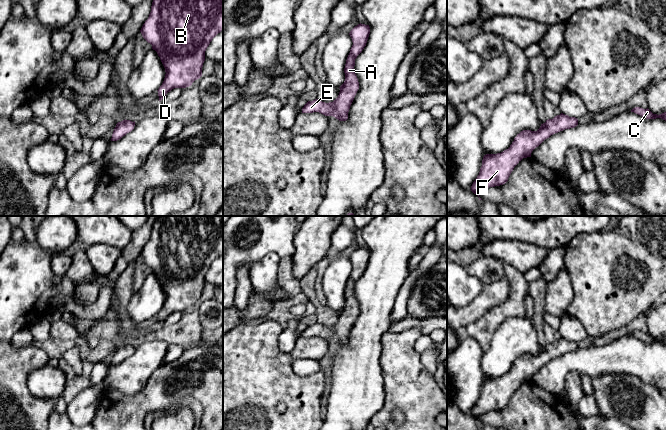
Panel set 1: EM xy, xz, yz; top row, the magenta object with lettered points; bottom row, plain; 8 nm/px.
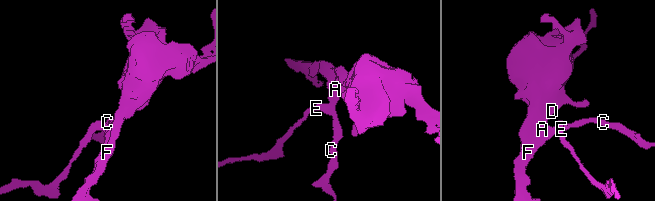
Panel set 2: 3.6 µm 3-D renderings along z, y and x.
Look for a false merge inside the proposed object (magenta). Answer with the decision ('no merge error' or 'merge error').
no merge error

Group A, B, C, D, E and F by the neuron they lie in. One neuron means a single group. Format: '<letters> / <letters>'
A B C D E F

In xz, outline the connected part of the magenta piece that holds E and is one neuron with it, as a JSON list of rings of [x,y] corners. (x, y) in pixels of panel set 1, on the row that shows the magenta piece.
[[[361,23],[355,26],[349,33],[353,45],[346,60],[344,68],[345,81],[339,87],[340,92],[338,97],[329,103],[322,102],[318,99],[308,101],[302,108],[302,113],[319,112],[325,116],[333,116],[339,121],[346,121],[348,119],[350,106],[359,89],[358,78],[354,70],[355,59],[366,46],[369,34],[369,25]]]

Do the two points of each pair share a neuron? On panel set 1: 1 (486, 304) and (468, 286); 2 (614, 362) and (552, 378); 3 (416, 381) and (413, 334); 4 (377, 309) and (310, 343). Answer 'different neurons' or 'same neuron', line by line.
1: different neurons
2: same neuron
3: same neuron
4: different neurons

